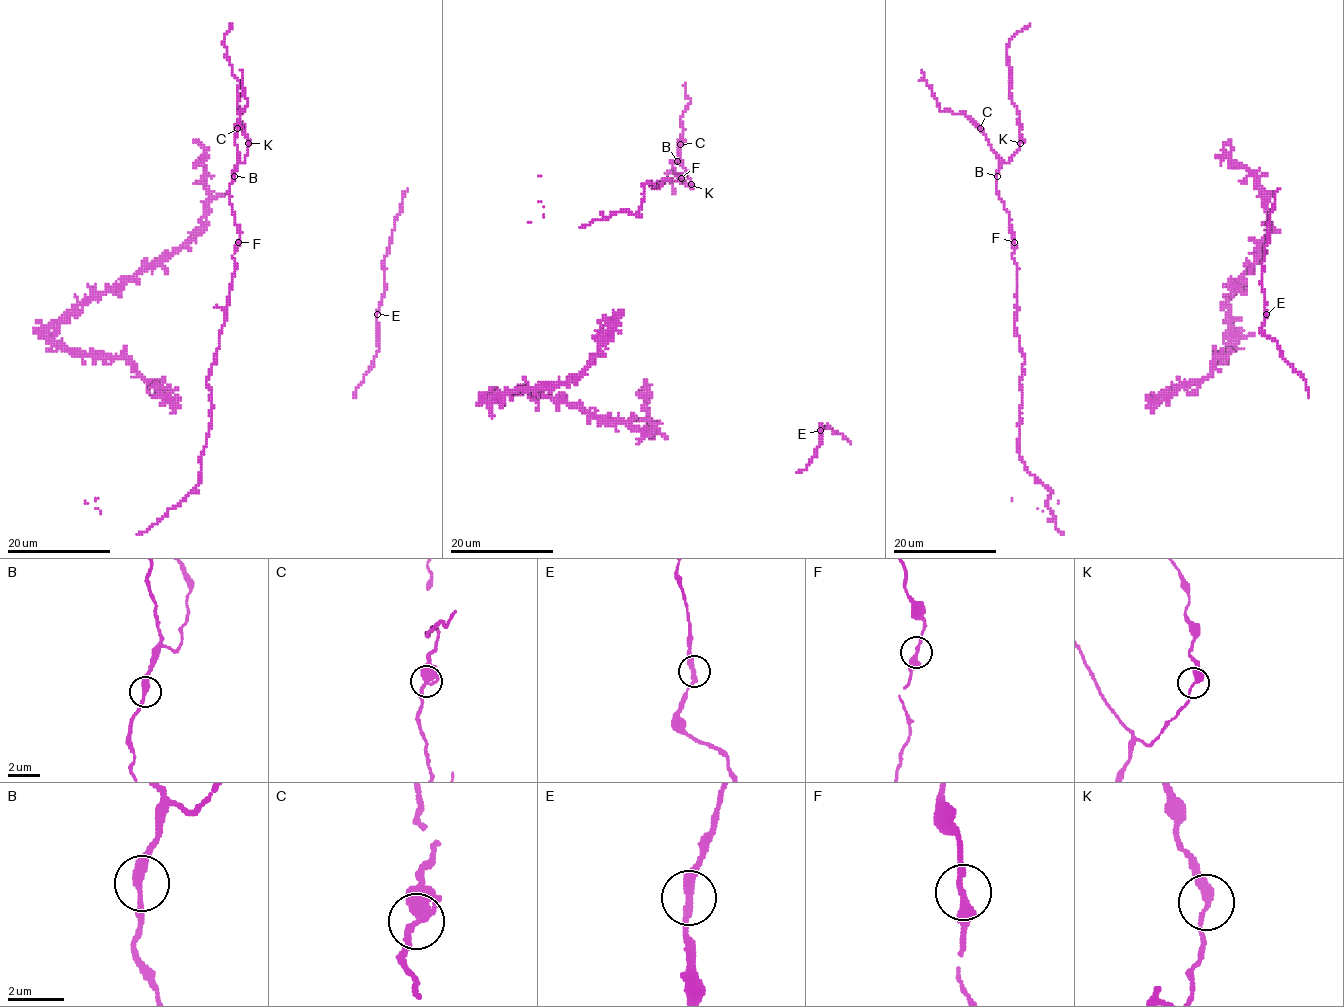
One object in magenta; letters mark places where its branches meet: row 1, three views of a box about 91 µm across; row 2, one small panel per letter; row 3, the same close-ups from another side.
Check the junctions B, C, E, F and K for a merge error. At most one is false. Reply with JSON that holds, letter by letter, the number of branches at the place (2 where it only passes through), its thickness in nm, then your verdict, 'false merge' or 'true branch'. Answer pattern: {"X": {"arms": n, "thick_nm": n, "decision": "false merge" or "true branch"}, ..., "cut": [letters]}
{"B": {"arms": 2, "thick_nm": 320, "decision": "true branch"}, "C": {"arms": 2, "thick_nm": 320, "decision": "true branch"}, "E": {"arms": 2, "thick_nm": 280, "decision": "true branch"}, "F": {"arms": 2, "thick_nm": 280, "decision": "true branch"}, "K": {"arms": 2, "thick_nm": 320, "decision": "true branch"}, "cut": []}

